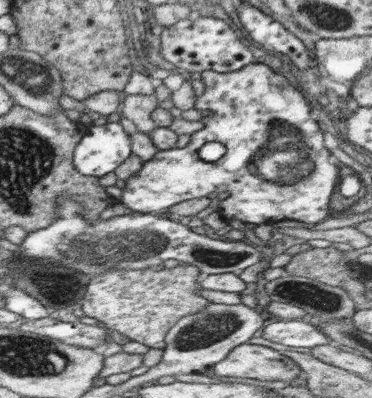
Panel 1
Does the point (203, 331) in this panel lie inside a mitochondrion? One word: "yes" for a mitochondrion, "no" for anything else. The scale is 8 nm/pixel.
yes

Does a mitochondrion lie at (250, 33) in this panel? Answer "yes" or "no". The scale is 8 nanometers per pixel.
no

